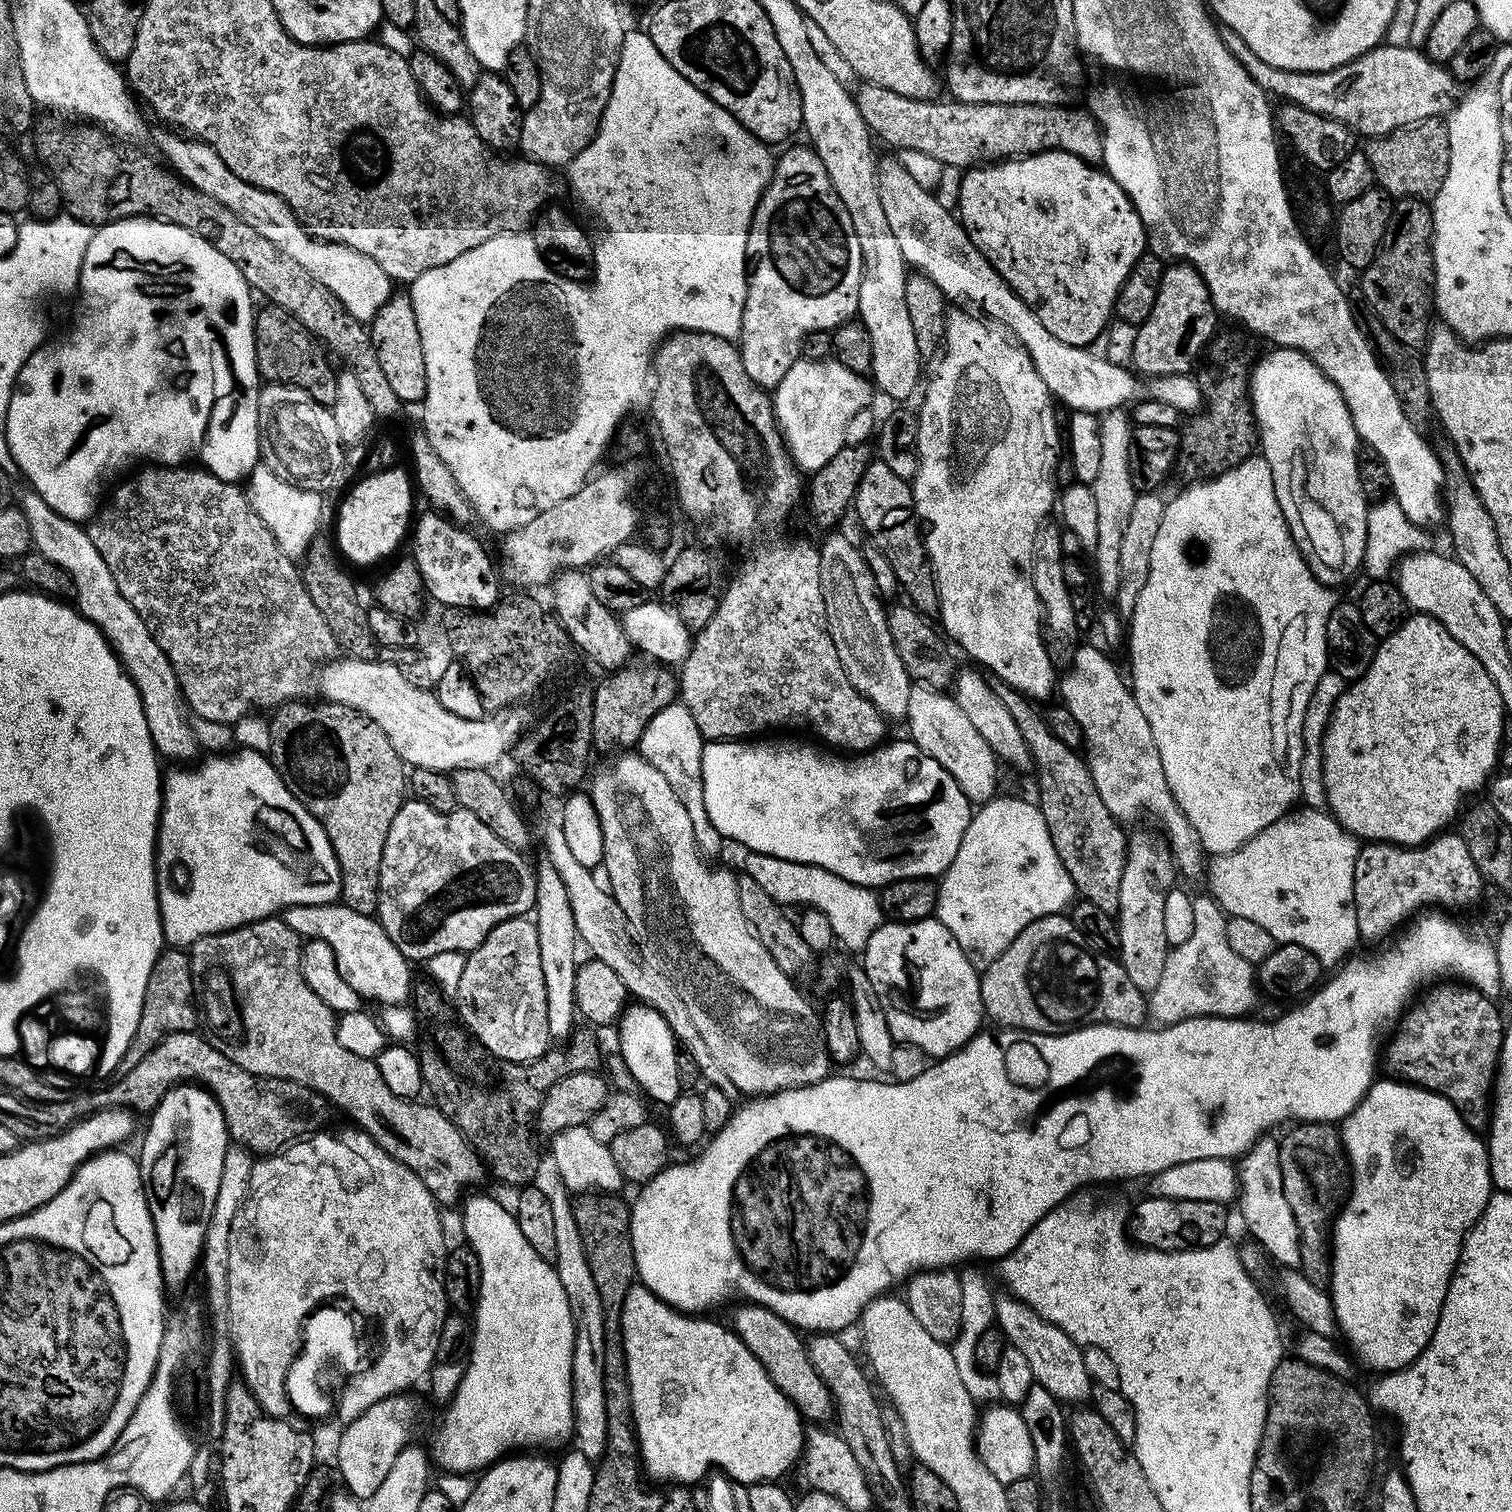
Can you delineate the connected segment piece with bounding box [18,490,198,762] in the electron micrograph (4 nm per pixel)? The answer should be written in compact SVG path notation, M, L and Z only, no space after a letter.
M31 490L25 492L21 500L19 497L18 507L26 514L26 522L30 522L32 548L70 574L76 587L75 607L100 628L142 698L146 726L150 726L150 738L156 747L157 757L165 761L176 760L172 762L195 761L198 743L192 729L193 721L186 715L184 697L180 694L180 683L174 674L174 666L170 666L170 658L162 654L158 642L154 642L150 630L146 630L146 622L142 622L138 610L134 610L134 606L122 598L118 582L114 582L114 574L110 574L102 554L98 554L94 542L90 542L87 531L77 521L68 520L50 510L38 493Z

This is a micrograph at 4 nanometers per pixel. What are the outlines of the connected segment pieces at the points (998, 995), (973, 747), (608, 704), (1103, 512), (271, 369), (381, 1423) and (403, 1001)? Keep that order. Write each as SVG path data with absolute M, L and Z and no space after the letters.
M1064 914L1043 916L1030 922L1030 926L1026 926L1026 930L1022 930L1022 934L1018 934L1018 938L1014 938L1014 942L1010 942L1000 956L983 969L980 989L985 1017L1004 1030L1041 1032L1047 1036L1071 1032L1074 1028L1082 1028L1093 1022L1117 1024L1123 1028L1141 1027L1149 1019L1145 993L1130 982L1119 959L1112 957L1111 960L1100 952L1091 952L1085 940L1085 936Z
M914 684L907 702L905 721L912 742L930 754L954 778L971 803L981 804L995 797L1000 767L998 757L959 709L953 695L927 685Z
M629 662L608 676L591 693L593 704L593 745L612 750L632 750L637 747L654 714L666 706L677 703L678 676L671 667L659 662L636 664Z
M1124 410L1105 412L1100 416L1102 434L1102 458L1098 469L1098 478L1090 486L1094 494L1094 503L1098 509L1098 542L1094 549L1094 584L1108 598L1115 597L1118 590L1118 578L1122 578L1120 568L1120 547L1122 533L1130 519L1130 510L1138 495L1134 482L1130 478L1130 446L1132 445L1133 423L1129 413Z
M265 303L264 309L254 316L254 346L256 347L256 368L260 371L261 381L270 384L289 384L306 390L319 404L331 406L338 394L336 381L337 369L324 357L325 349L319 340L312 337L294 318L286 314L282 306Z
M397 1394L374 1402L358 1418L343 1425L344 1433L336 1444L336 1464L340 1467L340 1476L344 1479L343 1487L357 1498L367 1498L382 1486L386 1470L394 1466L394 1458L408 1447L412 1436L412 1418L416 1408L412 1405L411 1395Z
M342 902L311 904L309 908L285 908L282 919L292 932L309 940L325 940L334 952L340 976L361 998L377 1000L380 1006L404 1006L409 1003L414 979L410 962L386 938L379 920L350 910Z

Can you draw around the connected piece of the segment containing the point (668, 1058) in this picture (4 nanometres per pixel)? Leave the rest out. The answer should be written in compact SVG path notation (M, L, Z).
M632 1002L618 1021L620 1028L620 1048L618 1054L624 1060L626 1070L634 1078L637 1089L649 1101L657 1100L662 1106L669 1106L682 1093L680 1087L680 1060L676 1057L678 1045L676 1036L670 1030L666 1018L658 1014L649 1004Z

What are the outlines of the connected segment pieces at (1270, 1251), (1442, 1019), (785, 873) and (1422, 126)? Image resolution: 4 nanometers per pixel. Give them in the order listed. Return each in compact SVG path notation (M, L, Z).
M1265 1134L1246 1149L1244 1155L1238 1160L1238 1205L1240 1216L1248 1227L1253 1241L1263 1249L1269 1261L1277 1260L1277 1265L1286 1268L1300 1268L1300 1239L1298 1226L1294 1222L1294 1214L1286 1202L1286 1194L1282 1190L1282 1166L1280 1165L1280 1142L1272 1134Z
M1440 982L1429 987L1429 992L1424 997L1421 995L1395 1025L1396 1033L1388 1044L1388 1064L1392 1067L1393 1077L1437 1092L1456 1107L1466 1126L1473 1130L1484 1130L1490 1124L1490 1097L1494 1092L1506 1024L1505 1021L1500 1021L1500 1012L1496 1009L1495 1002L1490 997L1483 996L1476 988L1479 987L1461 986L1456 982Z
M751 852L745 855L743 871L752 876L767 892L773 893L777 901L785 906L800 904L822 910L827 915L840 946L863 953L870 936L884 922L884 913L879 895L871 888L850 883L840 875L831 874L824 867L813 864L794 863L786 859Z
M1431 116L1402 126L1385 136L1374 136L1367 141L1373 181L1389 197L1431 198L1442 186L1450 166L1450 138L1443 119Z

